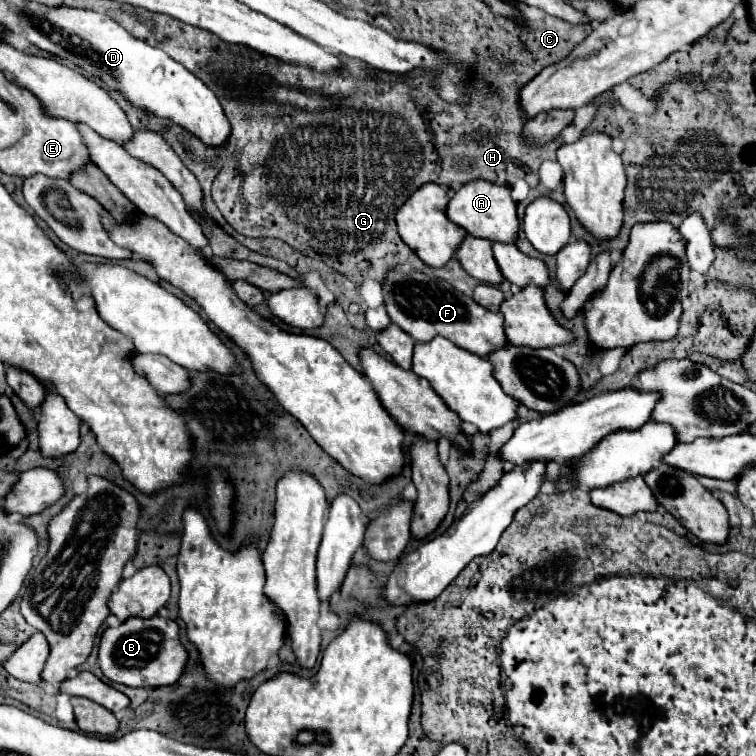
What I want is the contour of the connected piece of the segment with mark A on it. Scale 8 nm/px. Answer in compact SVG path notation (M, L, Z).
M466 183L456 195L450 199L446 207L446 215L452 223L458 223L464 227L470 235L482 237L488 241L498 243L514 243L518 235L518 215L516 215L516 203L510 197L508 187L494 185L494 183Z

